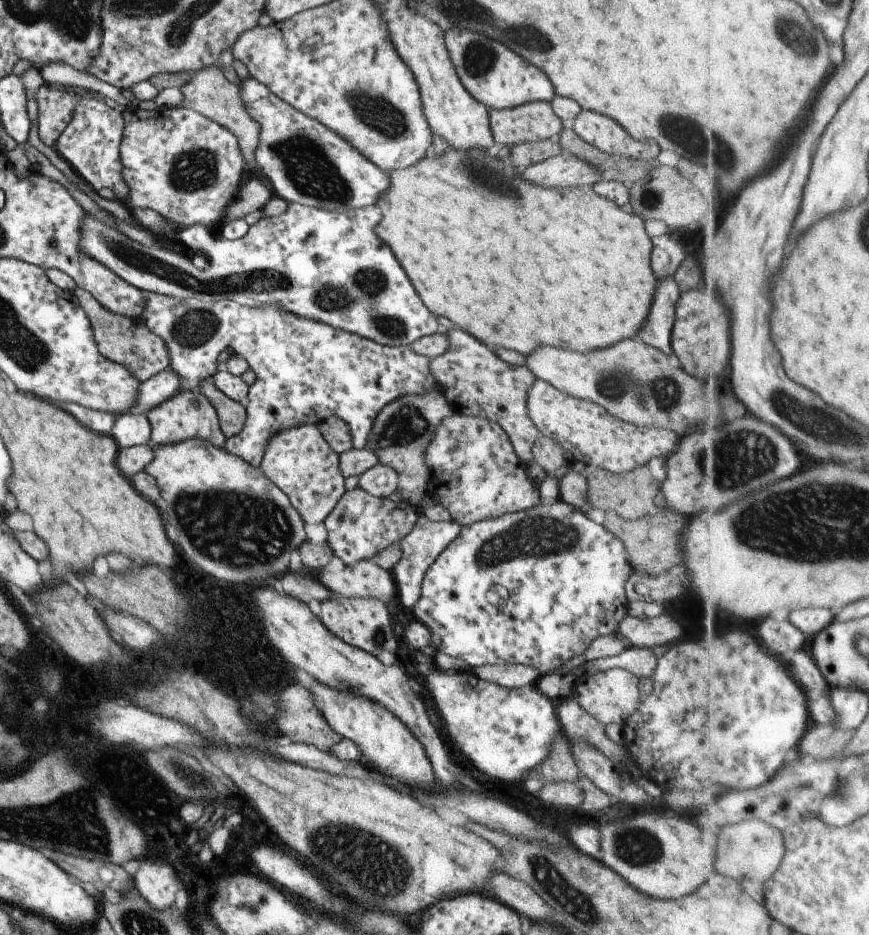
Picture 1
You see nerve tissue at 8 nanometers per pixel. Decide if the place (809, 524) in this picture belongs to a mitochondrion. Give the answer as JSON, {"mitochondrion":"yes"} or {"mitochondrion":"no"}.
{"mitochondrion":"yes"}

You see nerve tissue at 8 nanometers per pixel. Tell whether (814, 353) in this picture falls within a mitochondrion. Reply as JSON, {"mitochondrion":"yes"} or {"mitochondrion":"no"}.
{"mitochondrion":"no"}

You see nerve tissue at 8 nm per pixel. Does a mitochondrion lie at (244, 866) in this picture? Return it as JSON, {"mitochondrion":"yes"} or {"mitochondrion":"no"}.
{"mitochondrion":"no"}

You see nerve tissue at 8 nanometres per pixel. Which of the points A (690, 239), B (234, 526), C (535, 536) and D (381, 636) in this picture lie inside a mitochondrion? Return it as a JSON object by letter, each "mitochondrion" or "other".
{"A":"other","B":"mitochondrion","C":"mitochondrion","D":"mitochondrion"}

